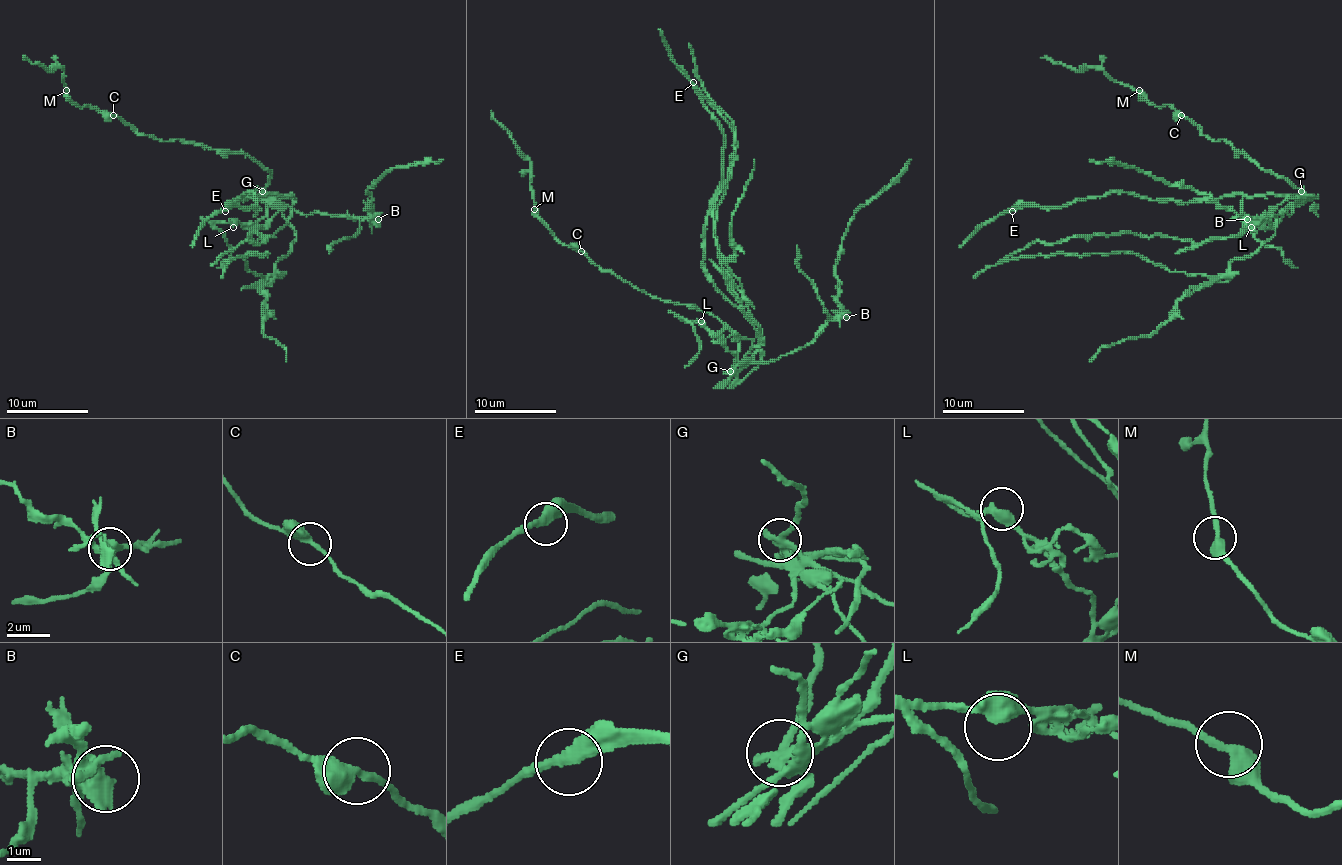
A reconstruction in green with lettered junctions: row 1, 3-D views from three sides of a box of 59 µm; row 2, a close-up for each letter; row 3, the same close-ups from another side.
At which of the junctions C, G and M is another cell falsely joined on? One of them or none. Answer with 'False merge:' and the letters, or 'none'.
False merge: G

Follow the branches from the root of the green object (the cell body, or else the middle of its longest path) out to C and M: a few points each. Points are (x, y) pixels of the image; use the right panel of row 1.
C: (1298, 188), (1283, 178), (1265, 172), (1224, 139), (1210, 139), (1181, 115)
M: (1298, 188), (1283, 178), (1265, 172), (1224, 139), (1210, 139), (1167, 105), (1155, 107), (1139, 90)

